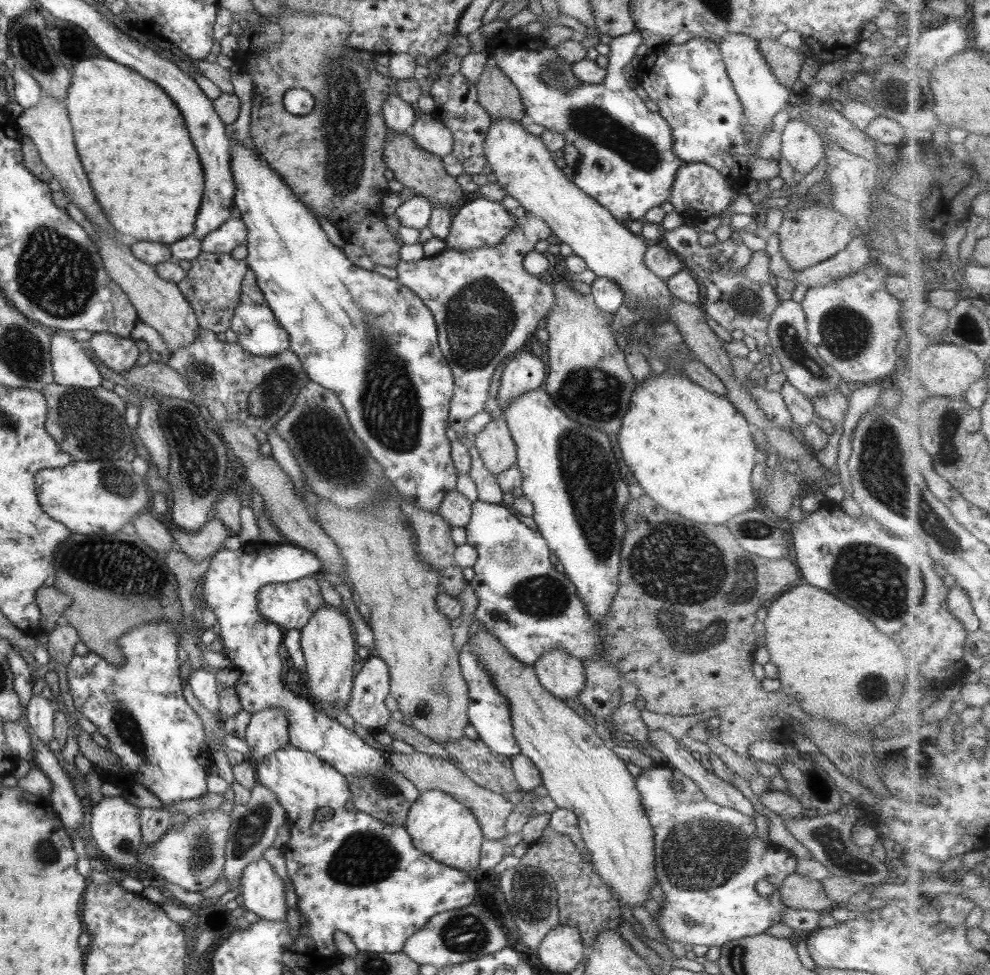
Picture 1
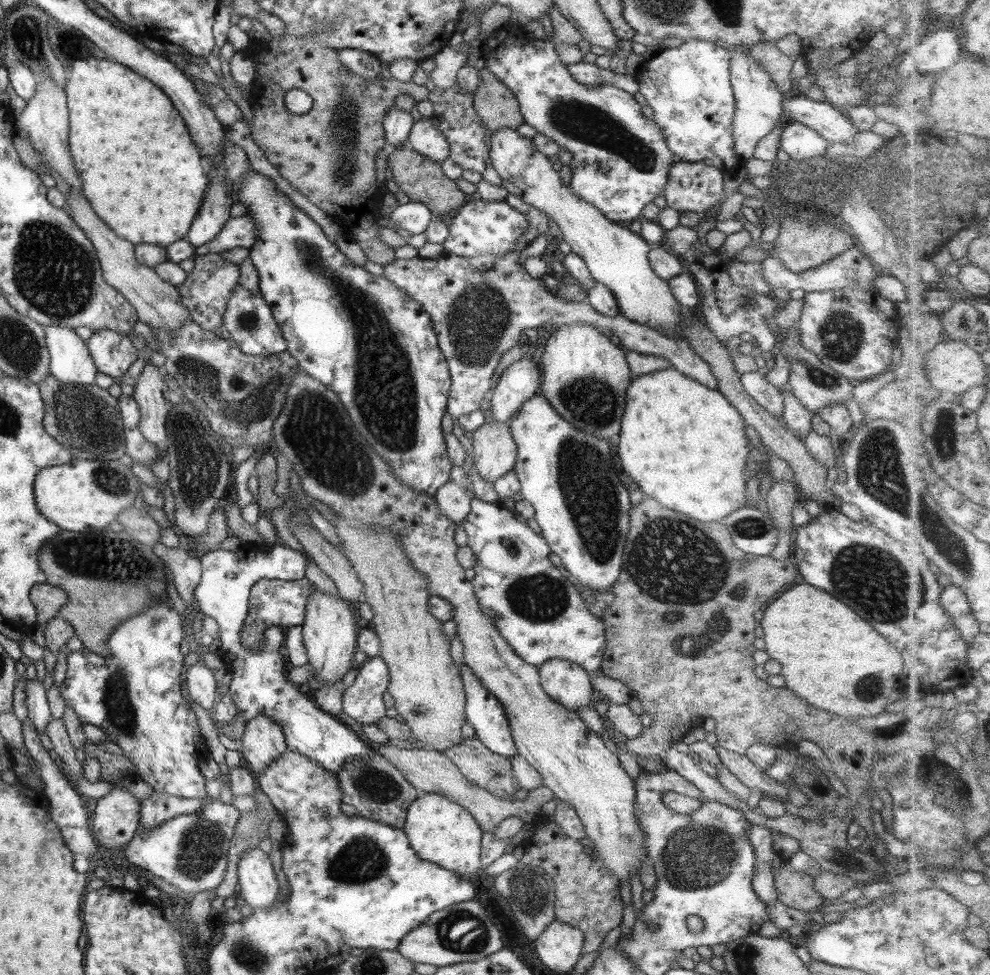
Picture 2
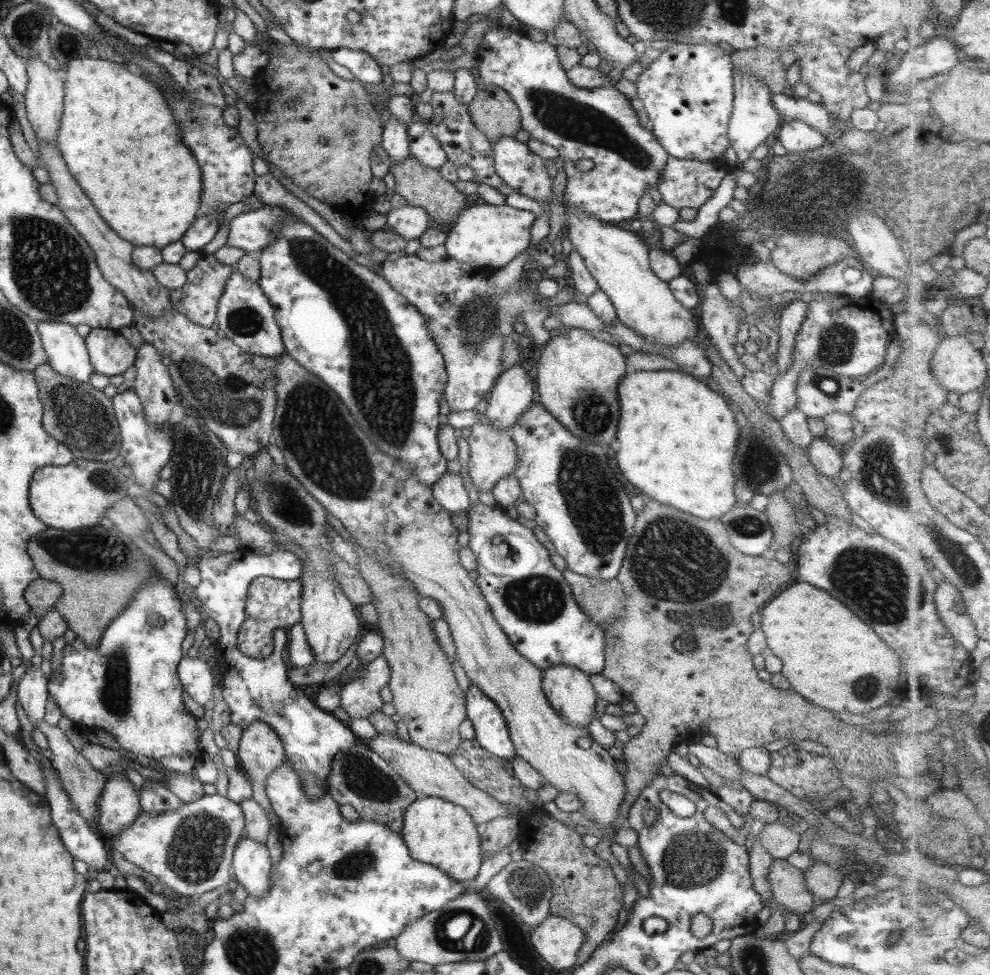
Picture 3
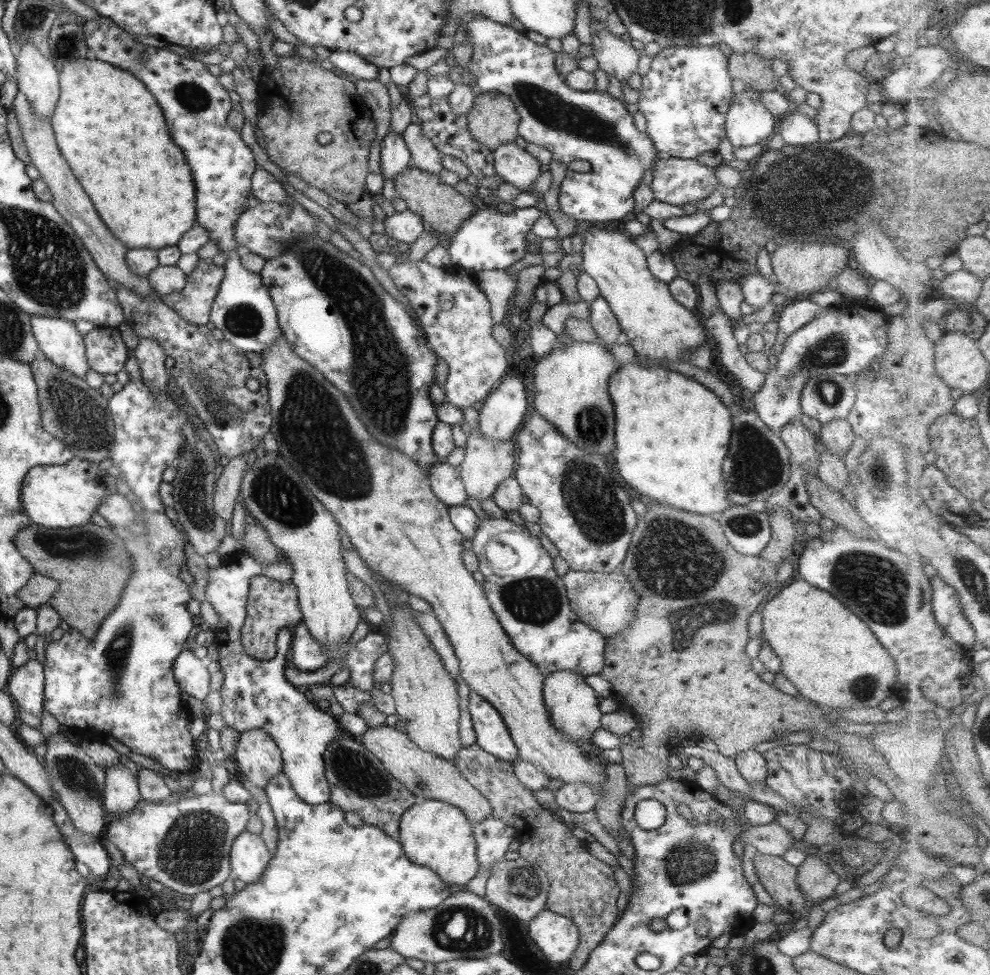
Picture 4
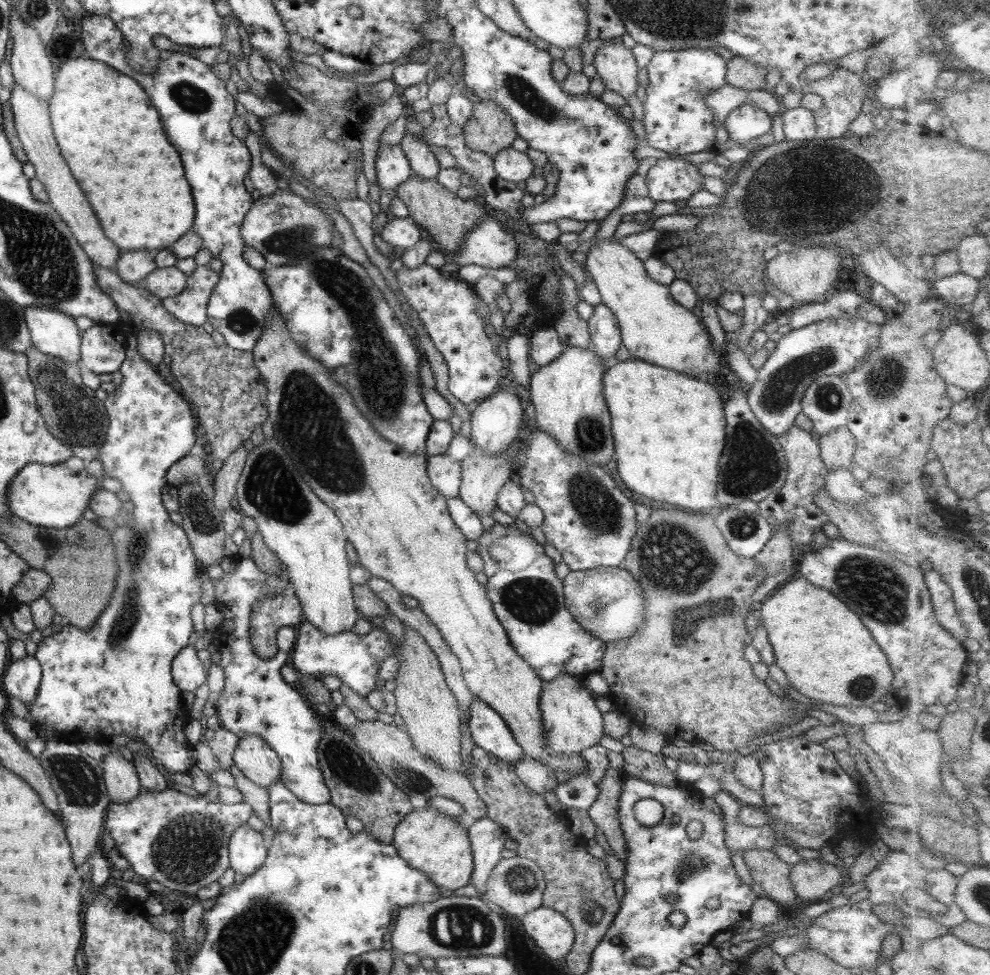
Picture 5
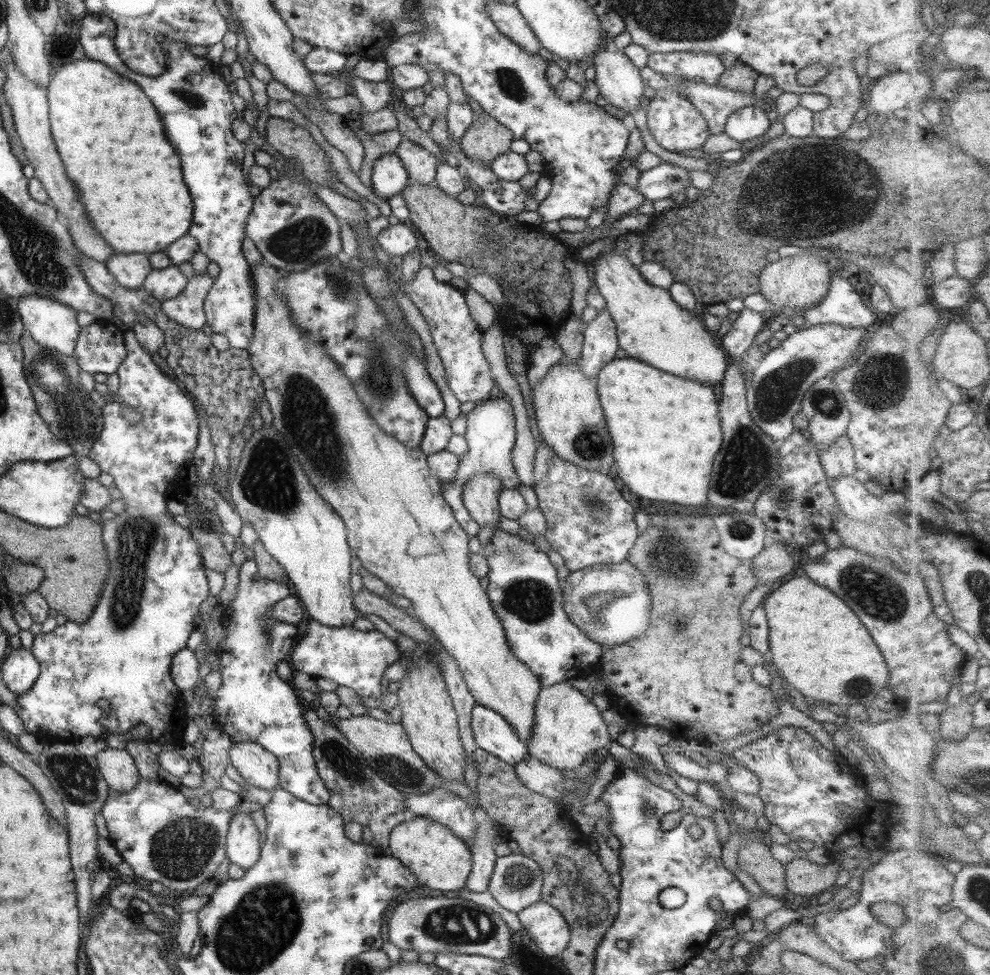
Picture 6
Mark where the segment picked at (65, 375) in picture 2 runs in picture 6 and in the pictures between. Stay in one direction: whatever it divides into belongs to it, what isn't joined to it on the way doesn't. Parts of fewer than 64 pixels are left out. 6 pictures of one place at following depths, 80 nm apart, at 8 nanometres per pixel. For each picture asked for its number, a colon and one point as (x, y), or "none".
3: (66, 353)
4: (57, 340)
5: (52, 332)
6: (51, 324)

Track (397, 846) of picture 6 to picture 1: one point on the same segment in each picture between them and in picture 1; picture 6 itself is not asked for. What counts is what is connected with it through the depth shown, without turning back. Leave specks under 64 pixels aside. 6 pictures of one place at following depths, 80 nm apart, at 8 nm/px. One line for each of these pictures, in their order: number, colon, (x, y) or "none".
1: (439, 826)
2: (440, 832)
3: (436, 832)
4: (434, 834)
5: (437, 845)

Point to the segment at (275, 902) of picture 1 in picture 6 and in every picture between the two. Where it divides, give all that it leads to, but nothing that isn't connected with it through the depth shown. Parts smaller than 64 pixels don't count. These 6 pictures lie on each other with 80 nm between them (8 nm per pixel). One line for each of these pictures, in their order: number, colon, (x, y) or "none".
2: (256, 885)
3: (250, 863)
4: (248, 856)
5: (246, 848)
6: (242, 838)

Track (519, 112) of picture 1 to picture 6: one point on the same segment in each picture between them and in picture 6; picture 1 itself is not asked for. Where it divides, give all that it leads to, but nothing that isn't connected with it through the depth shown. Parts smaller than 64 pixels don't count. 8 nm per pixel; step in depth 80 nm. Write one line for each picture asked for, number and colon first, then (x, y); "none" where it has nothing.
2: (492, 102)
3: (491, 109)
4: (492, 121)
5: (488, 130)
6: (485, 140)

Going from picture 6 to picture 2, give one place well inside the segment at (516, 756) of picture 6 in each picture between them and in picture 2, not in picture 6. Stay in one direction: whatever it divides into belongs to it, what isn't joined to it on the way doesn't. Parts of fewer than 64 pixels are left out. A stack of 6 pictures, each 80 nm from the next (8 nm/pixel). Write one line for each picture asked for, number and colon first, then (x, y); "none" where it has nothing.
2: (483, 712)
3: (491, 733)
4: (491, 735)
5: (488, 730)

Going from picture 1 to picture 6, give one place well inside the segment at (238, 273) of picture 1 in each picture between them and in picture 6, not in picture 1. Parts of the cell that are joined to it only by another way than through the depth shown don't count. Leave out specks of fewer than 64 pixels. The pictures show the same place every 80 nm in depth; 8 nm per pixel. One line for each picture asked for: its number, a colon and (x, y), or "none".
2: (203, 293)
3: (197, 298)
4: (192, 303)
5: (189, 306)
6: (186, 308)

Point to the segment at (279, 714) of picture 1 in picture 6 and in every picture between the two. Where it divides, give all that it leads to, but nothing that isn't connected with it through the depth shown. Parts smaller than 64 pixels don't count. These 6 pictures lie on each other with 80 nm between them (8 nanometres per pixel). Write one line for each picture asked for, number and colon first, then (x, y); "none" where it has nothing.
2: (262, 742)
3: (259, 752)
4: (256, 757)
5: (257, 762)
6: (257, 767)

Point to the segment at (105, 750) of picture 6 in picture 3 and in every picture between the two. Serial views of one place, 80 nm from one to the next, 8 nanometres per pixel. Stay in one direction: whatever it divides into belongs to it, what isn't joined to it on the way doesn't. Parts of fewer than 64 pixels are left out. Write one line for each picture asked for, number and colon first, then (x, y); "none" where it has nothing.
3: (118, 804)
4: (120, 793)
5: (118, 774)

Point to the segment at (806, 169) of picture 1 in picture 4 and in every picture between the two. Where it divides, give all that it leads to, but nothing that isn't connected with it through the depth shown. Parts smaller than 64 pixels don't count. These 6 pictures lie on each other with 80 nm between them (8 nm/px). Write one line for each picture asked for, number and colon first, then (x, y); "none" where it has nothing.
2: (799, 142)
3: (795, 136)
4: (796, 130)

